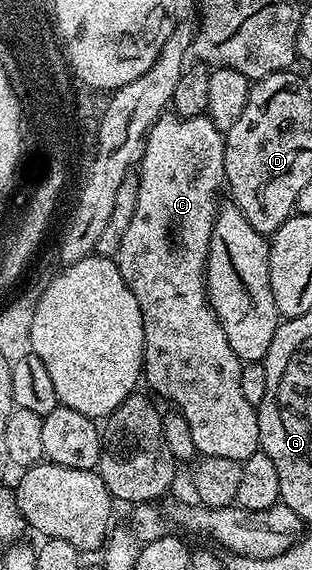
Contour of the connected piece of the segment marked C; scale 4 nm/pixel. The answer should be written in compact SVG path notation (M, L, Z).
M164 114L155 121L155 125L147 131L147 138L143 141L143 151L137 161L137 179L139 182L137 206L135 207L133 218L129 218L129 230L125 230L125 238L121 238L121 250L117 257L117 263L121 270L121 278L125 278L129 290L133 290L133 298L137 298L137 306L141 306L144 346L142 379L145 384L148 384L146 387L156 397L168 396L169 399L175 400L176 406L179 407L176 408L178 415L183 416L185 422L189 422L189 434L193 434L193 446L200 457L233 458L242 462L249 459L254 452L260 451L259 414L256 405L245 402L245 398L241 394L241 370L243 369L244 361L240 360L237 354L233 354L233 346L229 346L229 338L225 338L225 330L215 316L215 311L211 309L211 304L207 300L207 282L205 279L209 242L215 225L217 205L220 203L220 201L218 202L219 187L222 189L225 184L223 138L224 133L220 132L217 126L213 126L213 122L205 114L201 116Z

